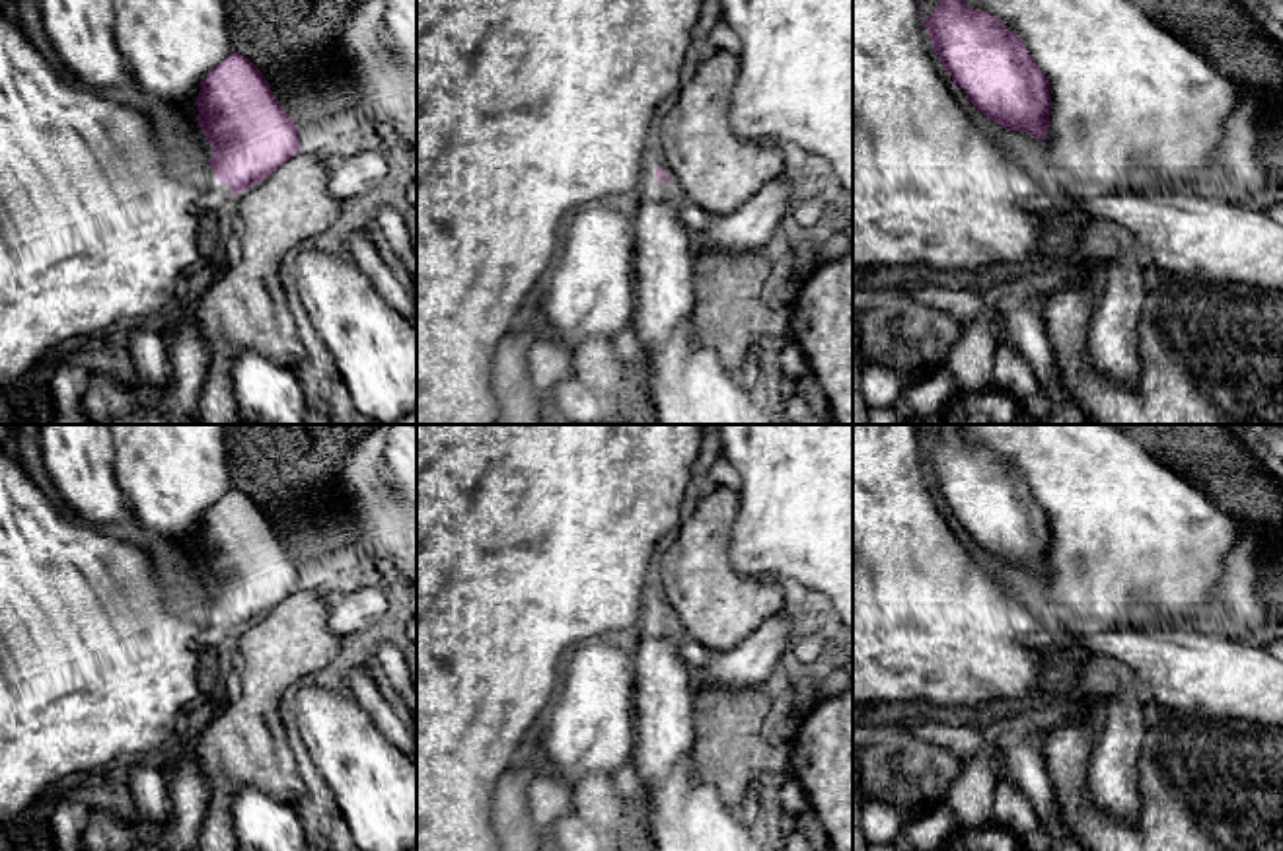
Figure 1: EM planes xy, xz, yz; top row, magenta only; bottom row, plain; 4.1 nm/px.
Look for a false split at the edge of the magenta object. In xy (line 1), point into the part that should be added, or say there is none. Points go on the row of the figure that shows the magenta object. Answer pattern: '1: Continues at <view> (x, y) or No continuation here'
1: Continues at xy (213, 187)

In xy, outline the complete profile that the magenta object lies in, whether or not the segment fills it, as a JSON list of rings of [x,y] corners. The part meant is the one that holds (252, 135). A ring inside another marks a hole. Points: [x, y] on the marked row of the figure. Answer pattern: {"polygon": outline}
{"polygon": [[[236,51],[208,70],[195,105],[197,121],[212,144],[212,158],[201,166],[201,181],[208,197],[234,199],[300,152],[294,121],[278,103],[261,70]]]}

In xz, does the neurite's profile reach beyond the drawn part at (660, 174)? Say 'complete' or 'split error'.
split error

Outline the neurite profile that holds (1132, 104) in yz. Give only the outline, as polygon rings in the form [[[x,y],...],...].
[[[964,0],[1014,31],[1049,82],[1047,166],[1094,187],[1190,187],[1209,175],[1232,111],[1234,84],[1131,0]]]

